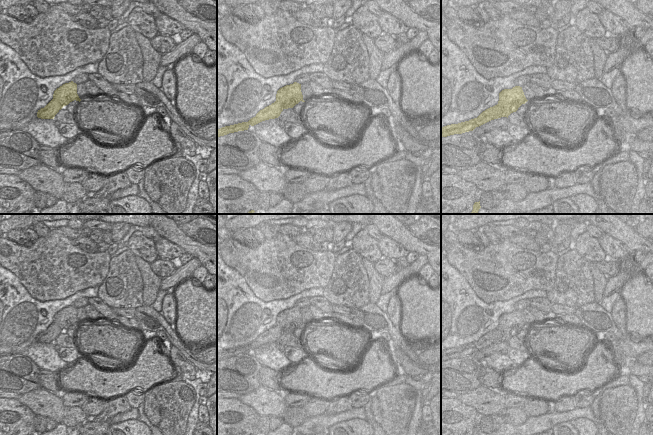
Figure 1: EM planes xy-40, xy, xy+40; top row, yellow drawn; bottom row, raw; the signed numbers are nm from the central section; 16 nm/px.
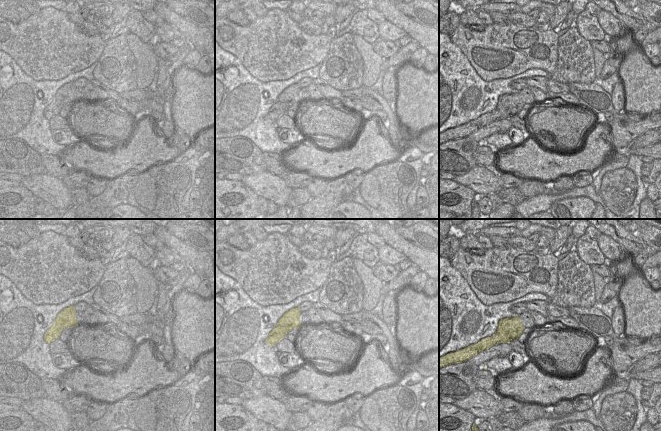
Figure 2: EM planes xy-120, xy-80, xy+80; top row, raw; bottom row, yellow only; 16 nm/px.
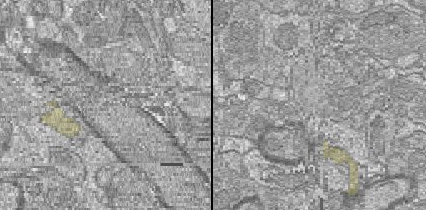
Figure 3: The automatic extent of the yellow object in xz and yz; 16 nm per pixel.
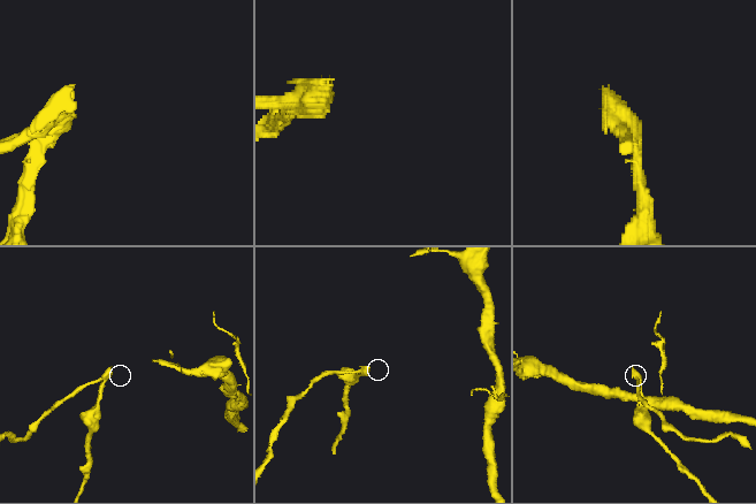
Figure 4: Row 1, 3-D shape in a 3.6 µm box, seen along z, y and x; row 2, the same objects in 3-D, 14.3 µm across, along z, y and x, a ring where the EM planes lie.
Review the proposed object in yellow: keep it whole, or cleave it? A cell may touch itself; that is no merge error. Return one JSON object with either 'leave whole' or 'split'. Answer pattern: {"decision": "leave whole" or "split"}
{"decision": "split"}

